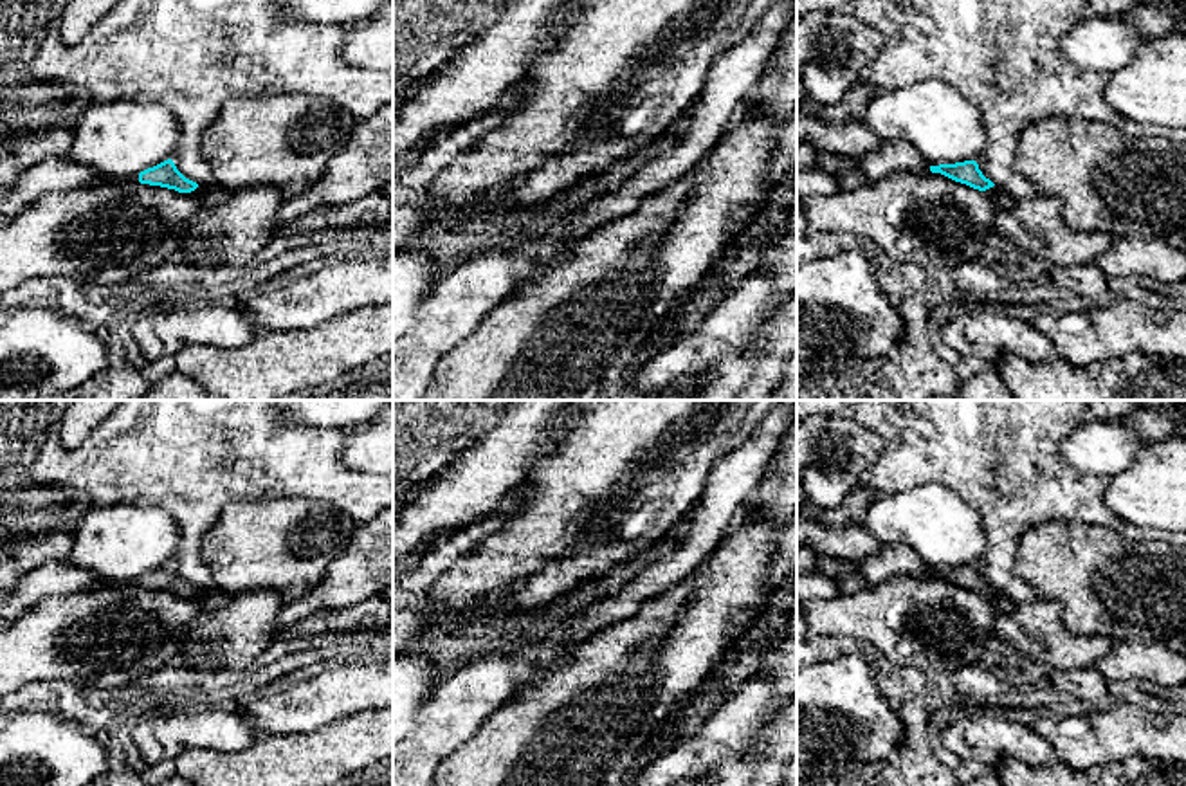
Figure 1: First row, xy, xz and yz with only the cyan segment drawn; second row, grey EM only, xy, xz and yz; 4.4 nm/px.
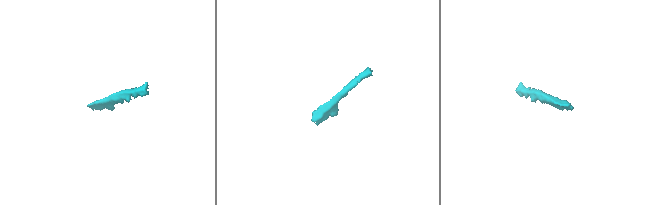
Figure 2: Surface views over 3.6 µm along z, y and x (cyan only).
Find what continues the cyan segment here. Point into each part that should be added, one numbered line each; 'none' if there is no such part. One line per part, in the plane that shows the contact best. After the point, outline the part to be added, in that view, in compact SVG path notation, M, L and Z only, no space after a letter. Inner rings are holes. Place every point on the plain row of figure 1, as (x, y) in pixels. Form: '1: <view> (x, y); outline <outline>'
1: yz (1001, 603); outline M997 590L986 593L984 597L990 600L991 608L995 609L997 615L1013 613L1017 608L1017 604L1008 595L1004 595Z

